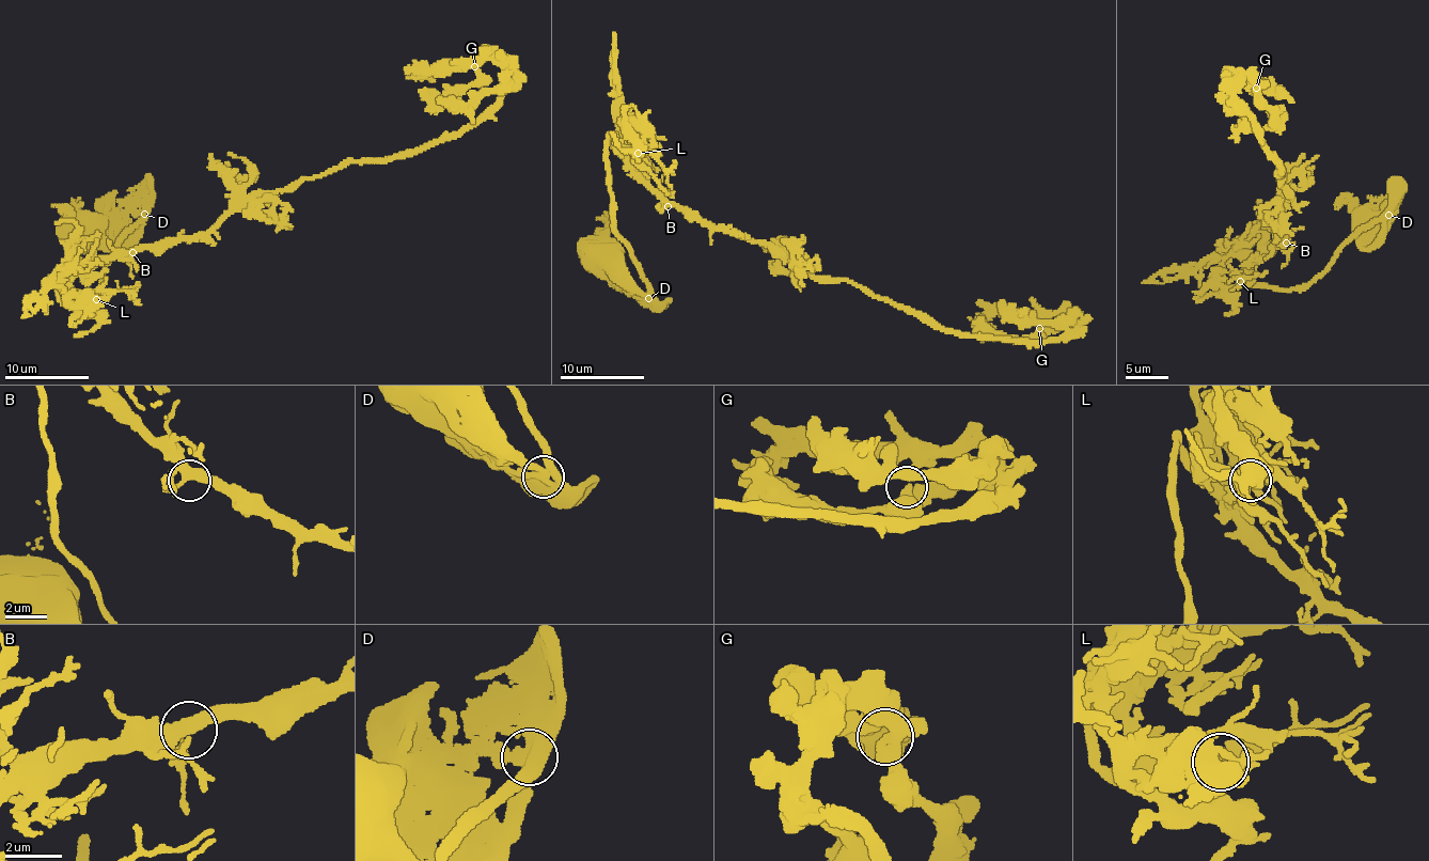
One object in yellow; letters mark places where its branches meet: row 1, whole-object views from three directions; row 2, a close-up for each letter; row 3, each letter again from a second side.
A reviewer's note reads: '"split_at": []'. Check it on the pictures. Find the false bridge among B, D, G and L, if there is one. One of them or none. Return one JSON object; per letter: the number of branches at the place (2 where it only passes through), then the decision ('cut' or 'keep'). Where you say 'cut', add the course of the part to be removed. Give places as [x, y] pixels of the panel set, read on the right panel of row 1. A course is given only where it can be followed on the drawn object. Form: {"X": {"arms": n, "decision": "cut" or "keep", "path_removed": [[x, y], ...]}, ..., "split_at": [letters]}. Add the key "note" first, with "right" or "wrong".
{"note": "right", "B": {"arms": 4, "decision": "keep"}, "D": {"arms": 4, "decision": "keep"}, "G": {"arms": 4, "decision": "keep"}, "L": {"arms": 4, "decision": "keep"}, "split_at": []}

